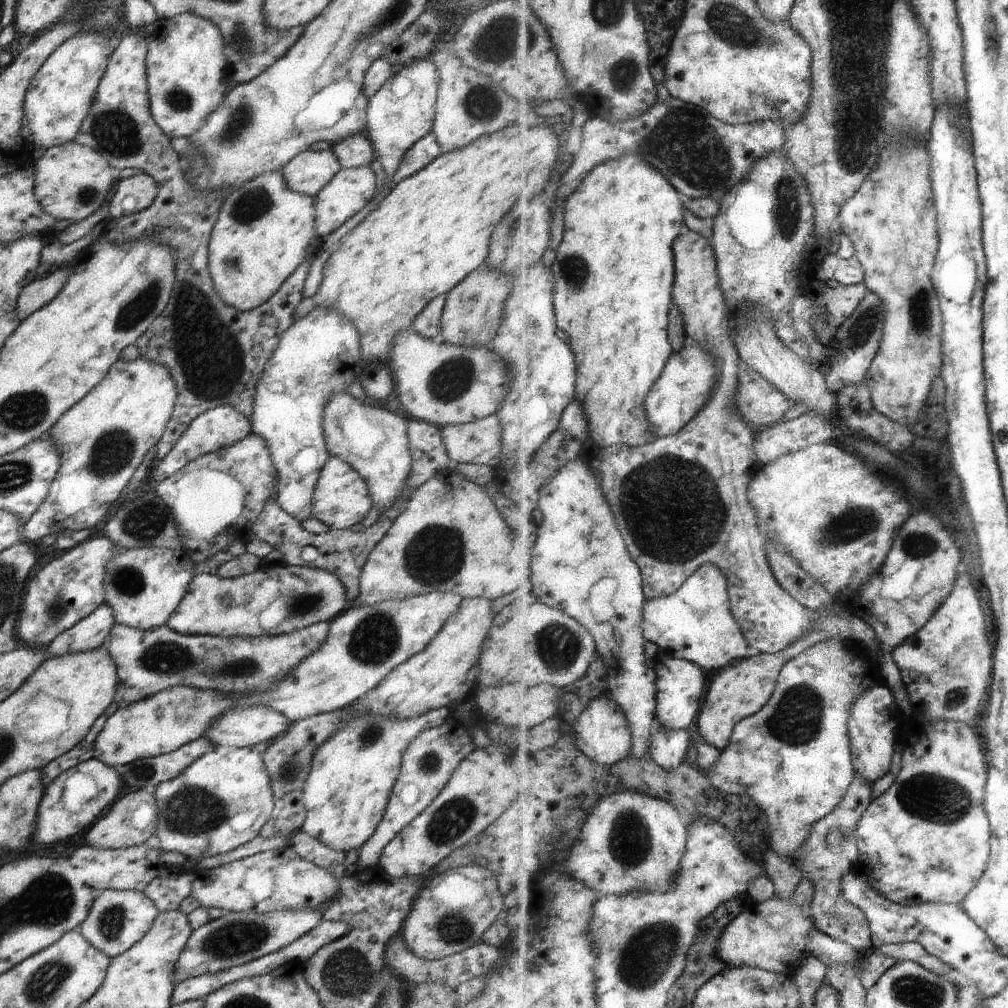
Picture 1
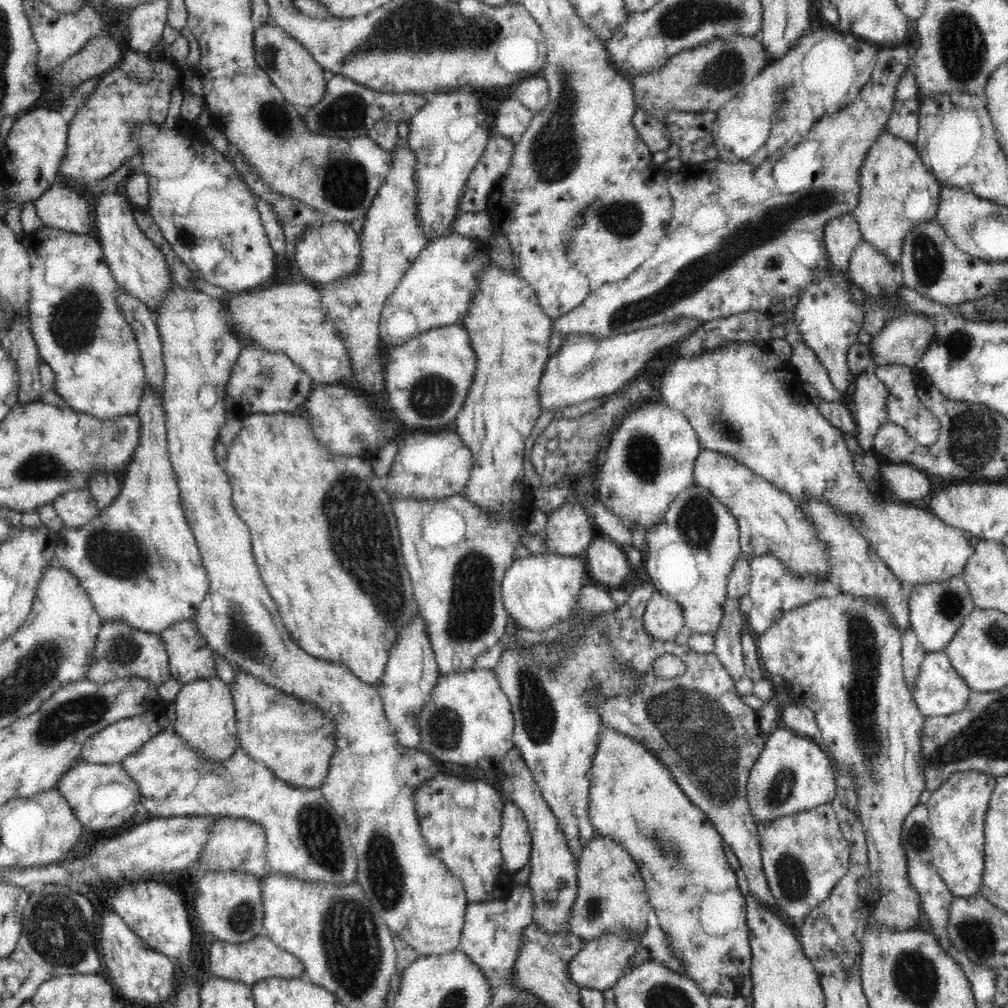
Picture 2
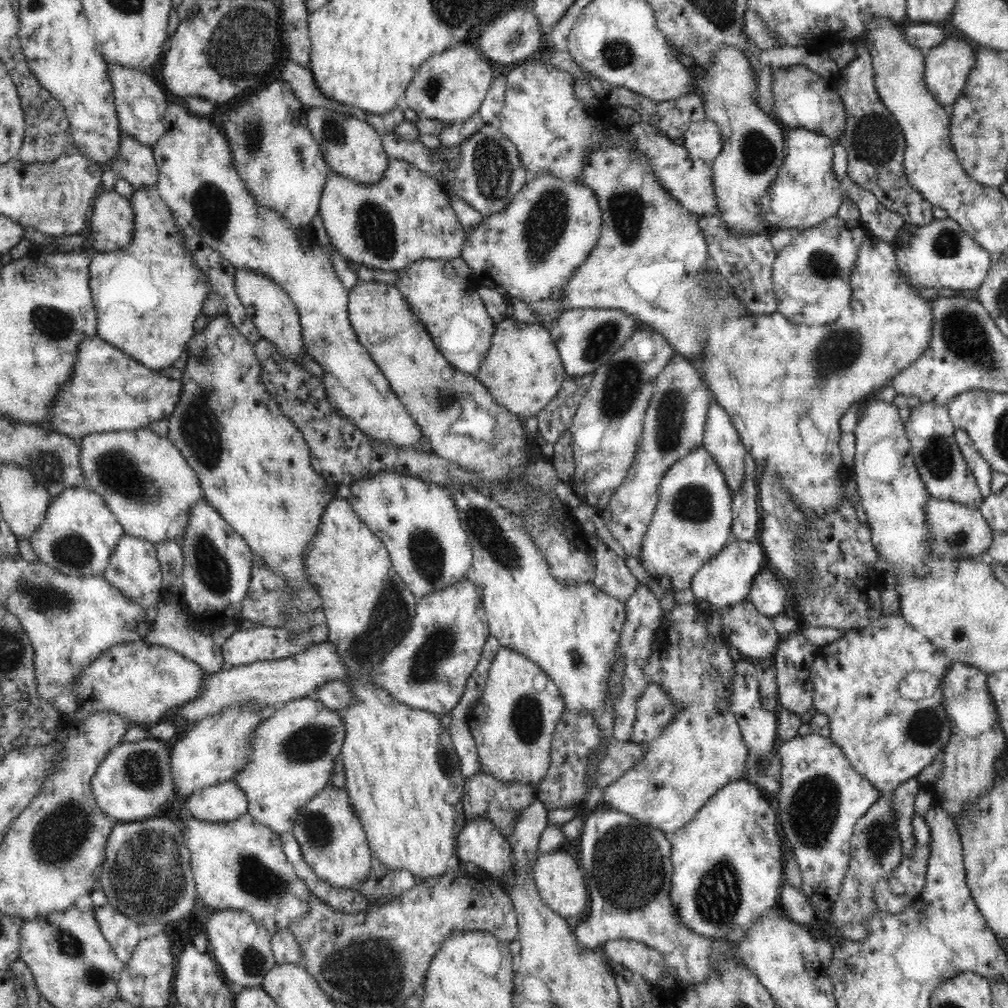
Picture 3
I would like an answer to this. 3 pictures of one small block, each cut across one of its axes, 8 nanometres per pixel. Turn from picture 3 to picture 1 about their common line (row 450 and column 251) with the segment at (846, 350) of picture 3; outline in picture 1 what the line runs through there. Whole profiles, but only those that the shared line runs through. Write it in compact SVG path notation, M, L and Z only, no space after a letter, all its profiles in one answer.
M218 745L185 768L181 775L151 789L157 806L154 834L160 842L159 850L174 850L188 859L201 860L230 852L256 838L274 806L263 756L253 747Z

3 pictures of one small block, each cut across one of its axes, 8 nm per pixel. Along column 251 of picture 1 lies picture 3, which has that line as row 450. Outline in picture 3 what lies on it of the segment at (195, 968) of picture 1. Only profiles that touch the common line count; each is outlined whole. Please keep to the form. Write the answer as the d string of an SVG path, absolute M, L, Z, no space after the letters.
M923 402L920 406L911 409L904 428L911 442L913 460L928 495L934 499L947 499L964 506L980 509L980 505L985 499L982 497L974 473L968 467L956 442L954 436L956 428L950 420L948 409L932 402Z

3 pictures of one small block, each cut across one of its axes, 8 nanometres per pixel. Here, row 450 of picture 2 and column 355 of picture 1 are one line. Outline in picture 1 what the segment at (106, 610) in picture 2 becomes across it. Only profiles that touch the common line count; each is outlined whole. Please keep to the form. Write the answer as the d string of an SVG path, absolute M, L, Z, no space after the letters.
M366 133L349 136L333 145L330 150L338 159L342 169L369 167L376 158Z

